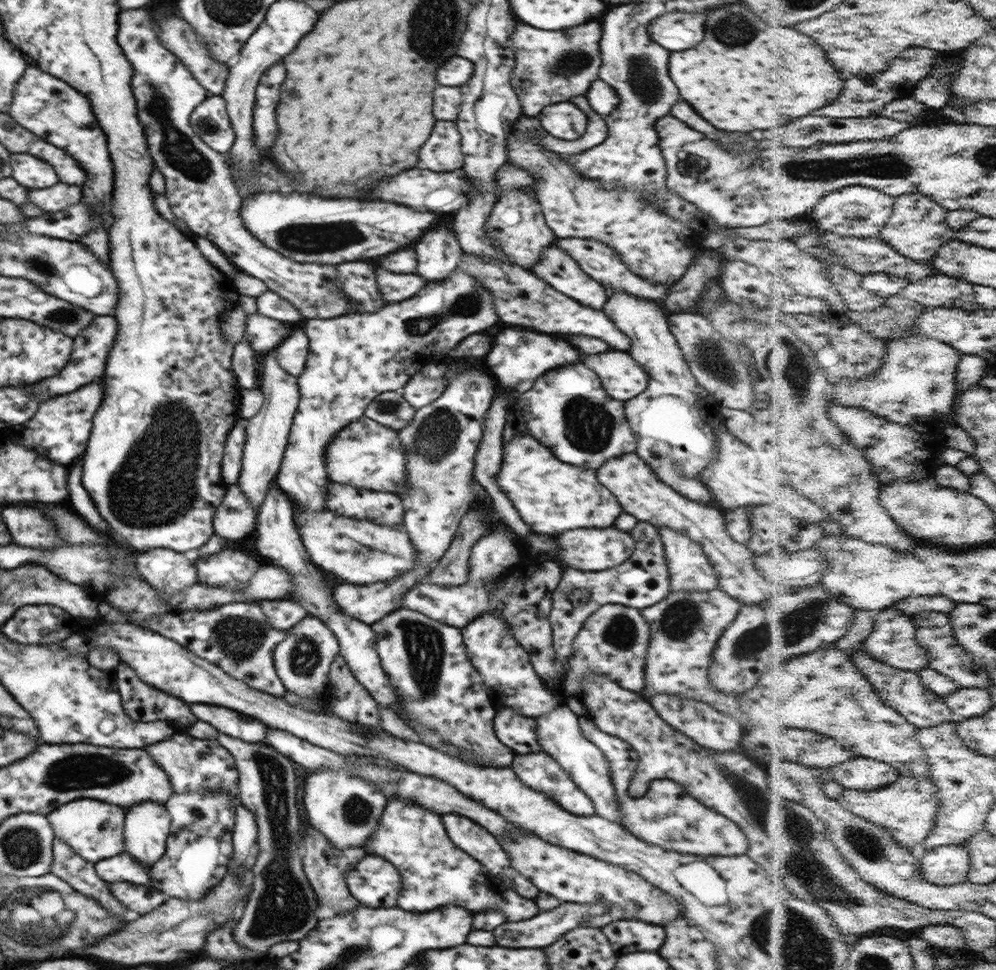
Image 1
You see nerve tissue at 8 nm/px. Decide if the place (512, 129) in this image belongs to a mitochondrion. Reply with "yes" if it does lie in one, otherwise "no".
no

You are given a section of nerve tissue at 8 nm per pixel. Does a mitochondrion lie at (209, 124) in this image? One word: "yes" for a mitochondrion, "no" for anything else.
yes

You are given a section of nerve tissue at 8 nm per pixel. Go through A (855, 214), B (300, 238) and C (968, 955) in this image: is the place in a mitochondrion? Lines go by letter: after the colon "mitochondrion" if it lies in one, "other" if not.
A: mitochondrion
B: mitochondrion
C: other

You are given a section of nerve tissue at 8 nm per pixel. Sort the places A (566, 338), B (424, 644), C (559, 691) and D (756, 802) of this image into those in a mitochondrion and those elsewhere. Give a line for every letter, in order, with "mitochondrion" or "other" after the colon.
A: other
B: mitochondrion
C: other
D: mitochondrion

